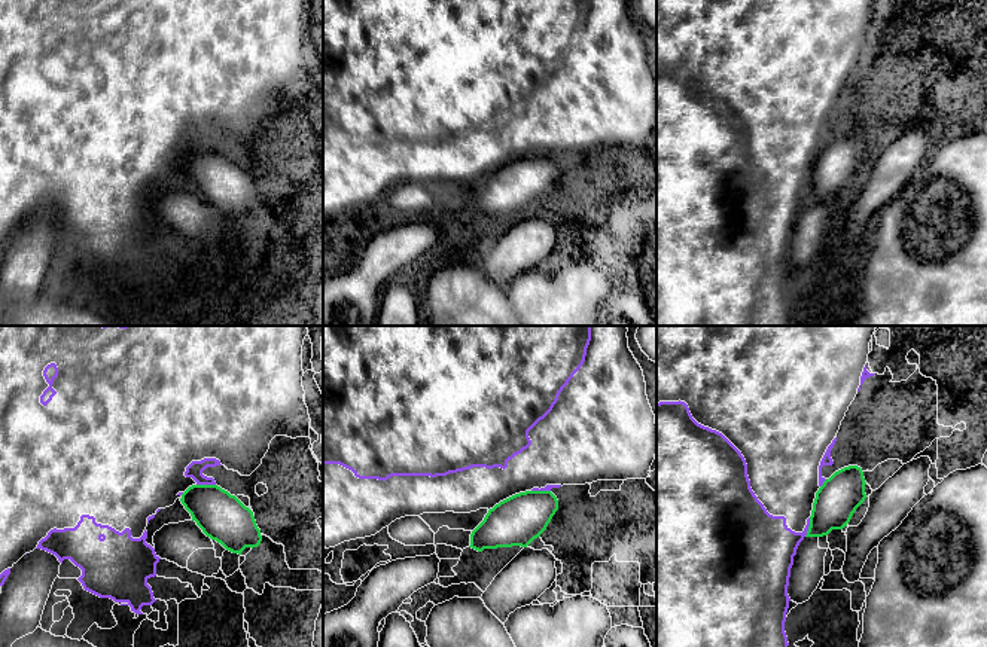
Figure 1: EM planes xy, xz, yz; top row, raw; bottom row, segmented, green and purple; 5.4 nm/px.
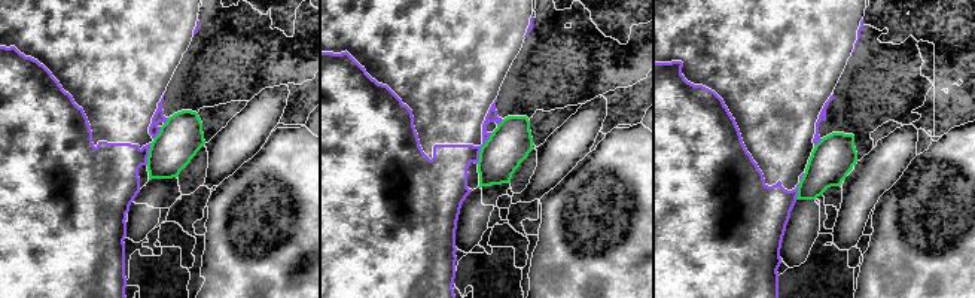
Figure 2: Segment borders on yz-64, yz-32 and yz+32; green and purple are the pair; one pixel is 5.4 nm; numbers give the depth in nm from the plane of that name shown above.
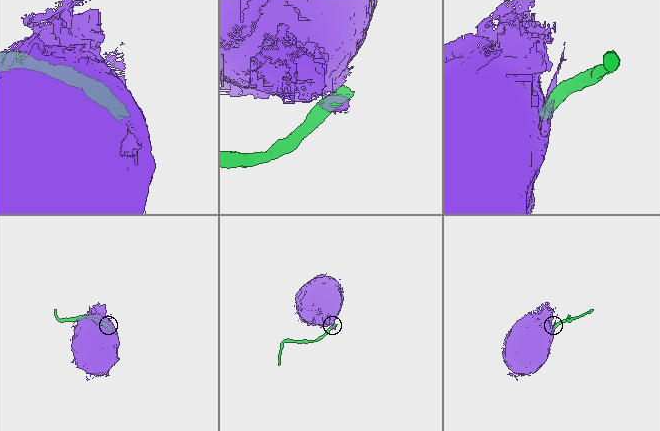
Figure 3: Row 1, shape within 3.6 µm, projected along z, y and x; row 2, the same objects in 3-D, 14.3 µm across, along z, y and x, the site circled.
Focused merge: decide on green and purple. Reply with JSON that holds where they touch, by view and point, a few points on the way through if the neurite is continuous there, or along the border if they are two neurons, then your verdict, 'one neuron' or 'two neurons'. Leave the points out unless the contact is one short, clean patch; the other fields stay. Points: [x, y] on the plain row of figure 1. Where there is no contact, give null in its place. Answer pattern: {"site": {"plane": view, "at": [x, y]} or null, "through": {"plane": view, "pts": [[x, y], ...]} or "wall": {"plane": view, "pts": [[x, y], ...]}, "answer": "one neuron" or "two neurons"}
{"site": {"plane": "xy", "at": [206, 152]}, "answer": "two neurons"}

